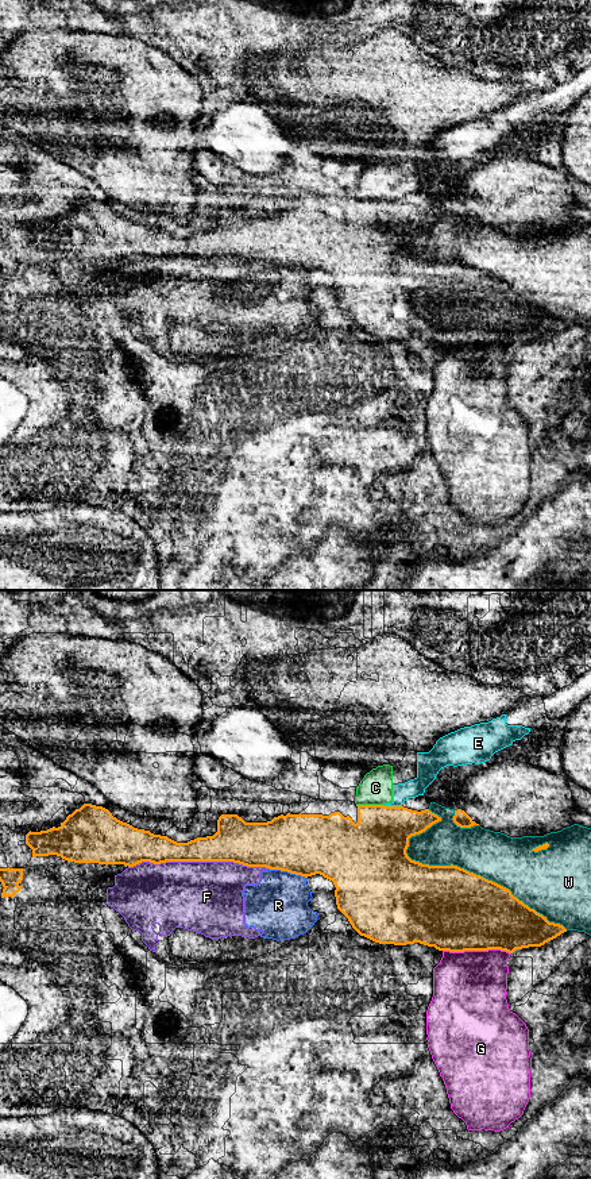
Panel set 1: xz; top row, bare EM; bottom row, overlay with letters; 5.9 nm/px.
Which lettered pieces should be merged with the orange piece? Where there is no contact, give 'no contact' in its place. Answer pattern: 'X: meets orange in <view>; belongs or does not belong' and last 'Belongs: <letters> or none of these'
C: meets orange in xz; does not belong
E: meets orange in xz; does not belong
F: meets orange in xz; does not belong
G: meets orange in xz; does not belong
R: meets orange in xz; does not belong
W: meets orange in xz; does not belong
Belongs: none of these

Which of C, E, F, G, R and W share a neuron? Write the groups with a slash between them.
C E / F R / G / W

